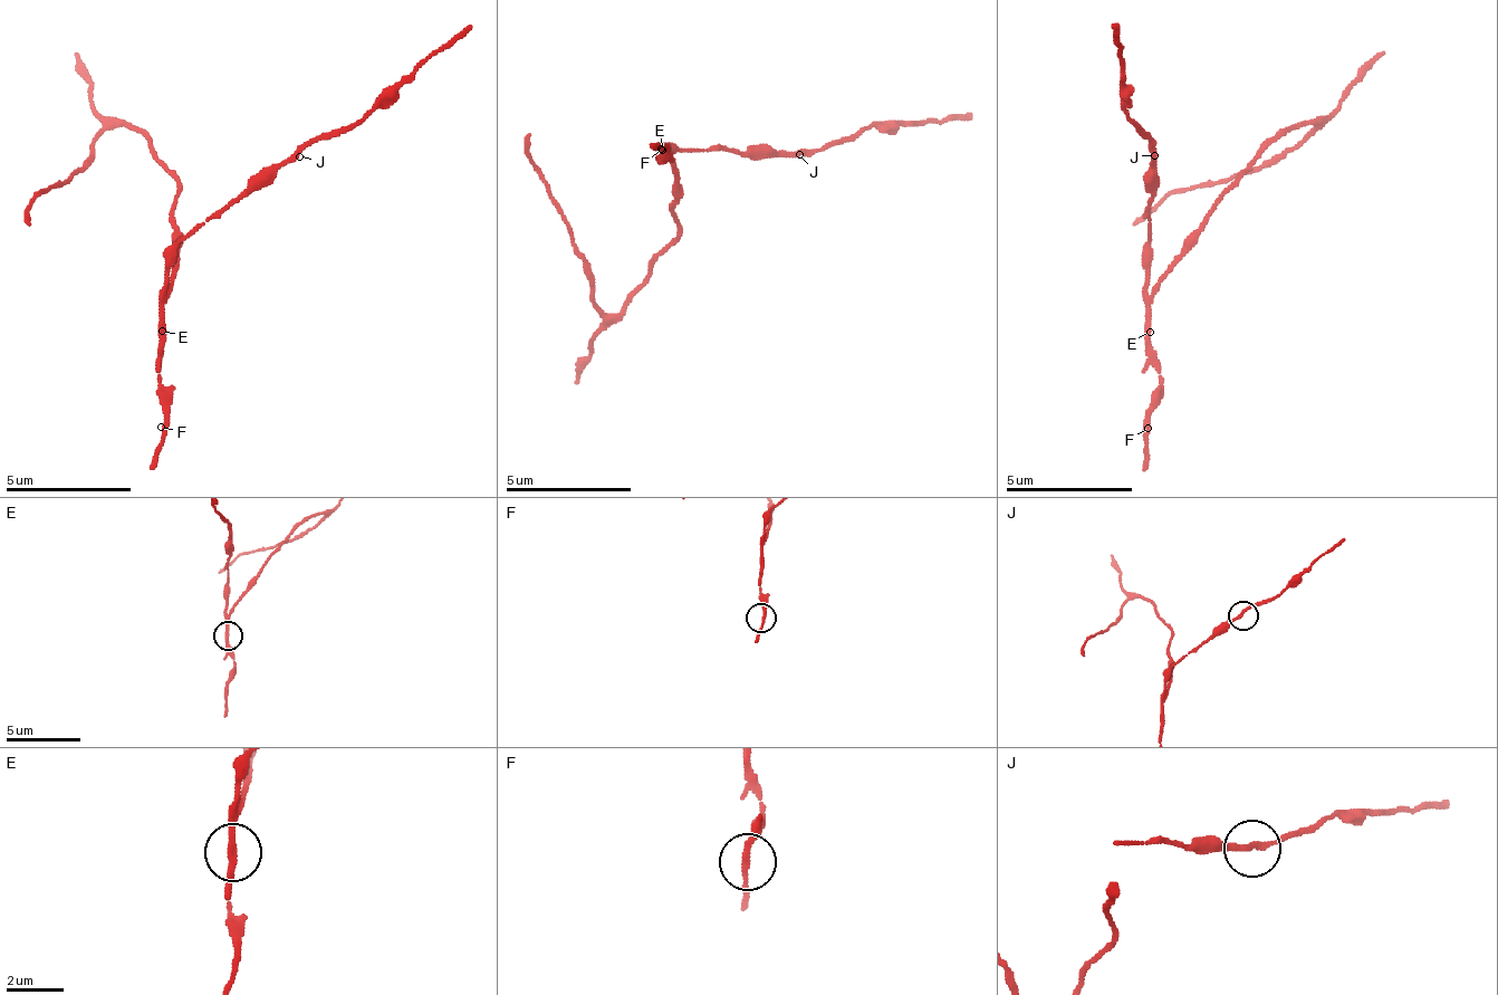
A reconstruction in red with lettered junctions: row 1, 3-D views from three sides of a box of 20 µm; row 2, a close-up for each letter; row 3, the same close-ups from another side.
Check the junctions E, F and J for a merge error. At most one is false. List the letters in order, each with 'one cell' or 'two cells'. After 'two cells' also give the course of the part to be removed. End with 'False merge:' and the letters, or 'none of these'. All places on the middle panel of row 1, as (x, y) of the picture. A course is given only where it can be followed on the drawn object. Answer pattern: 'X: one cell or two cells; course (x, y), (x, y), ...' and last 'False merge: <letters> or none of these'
E: two cells; course (661, 149), (668, 154), (680, 237), (617, 312), (592, 299), (529, 136)
F: one cell
J: one cell
False merge: E

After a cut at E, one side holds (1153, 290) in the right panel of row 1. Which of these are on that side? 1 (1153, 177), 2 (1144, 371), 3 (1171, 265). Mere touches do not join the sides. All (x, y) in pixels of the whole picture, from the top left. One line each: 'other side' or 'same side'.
1: other side
2: same side
3: same side

